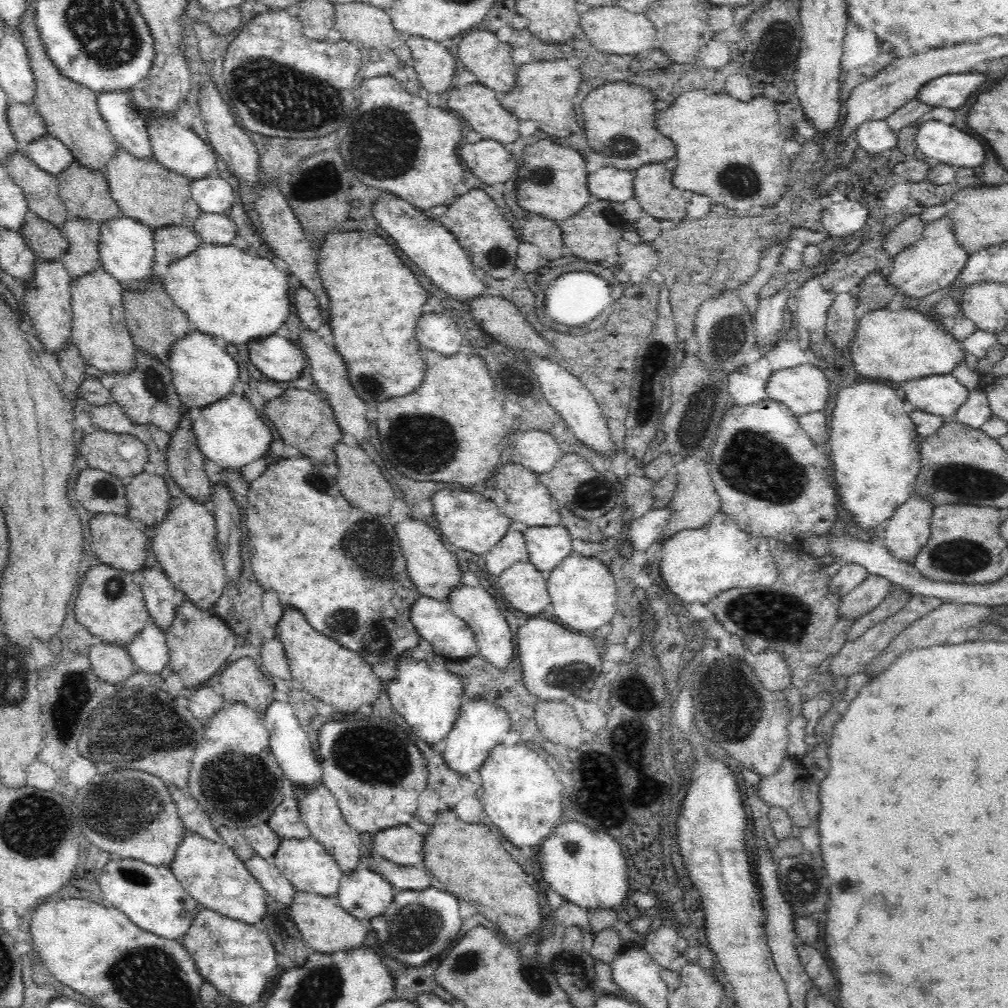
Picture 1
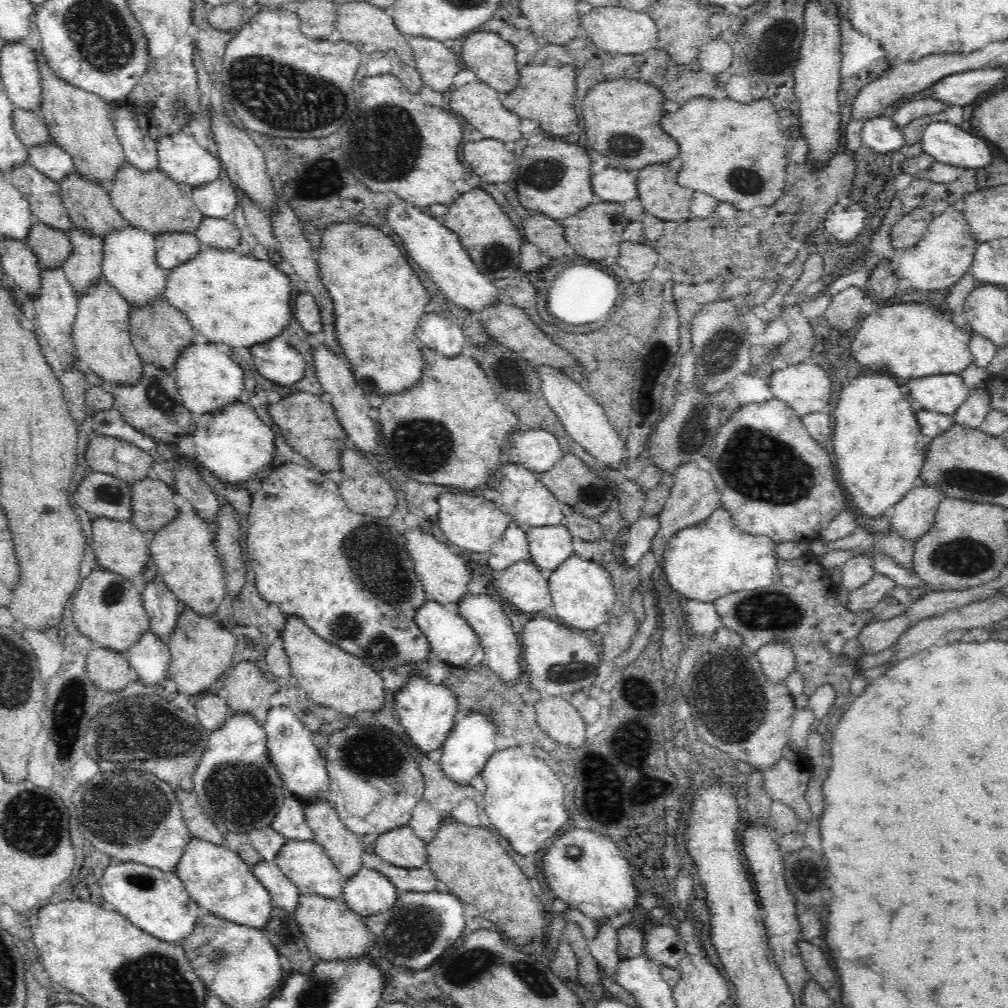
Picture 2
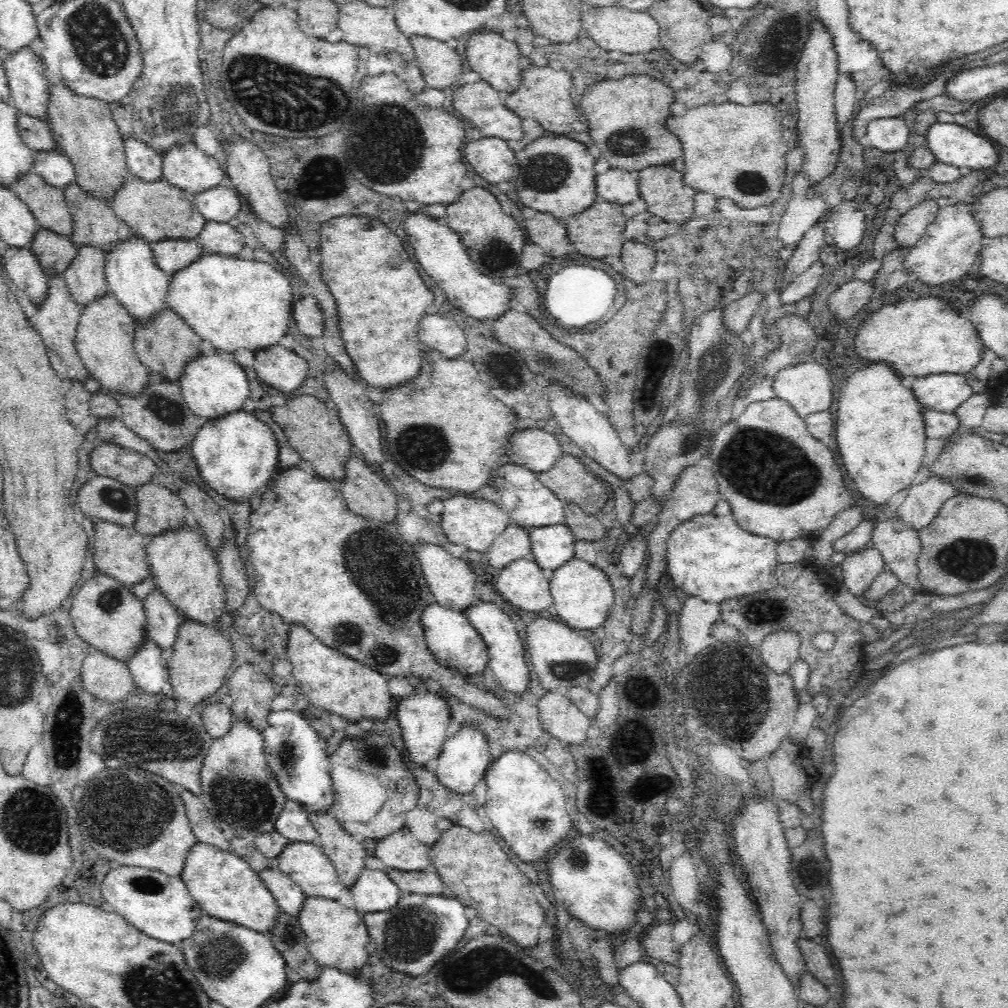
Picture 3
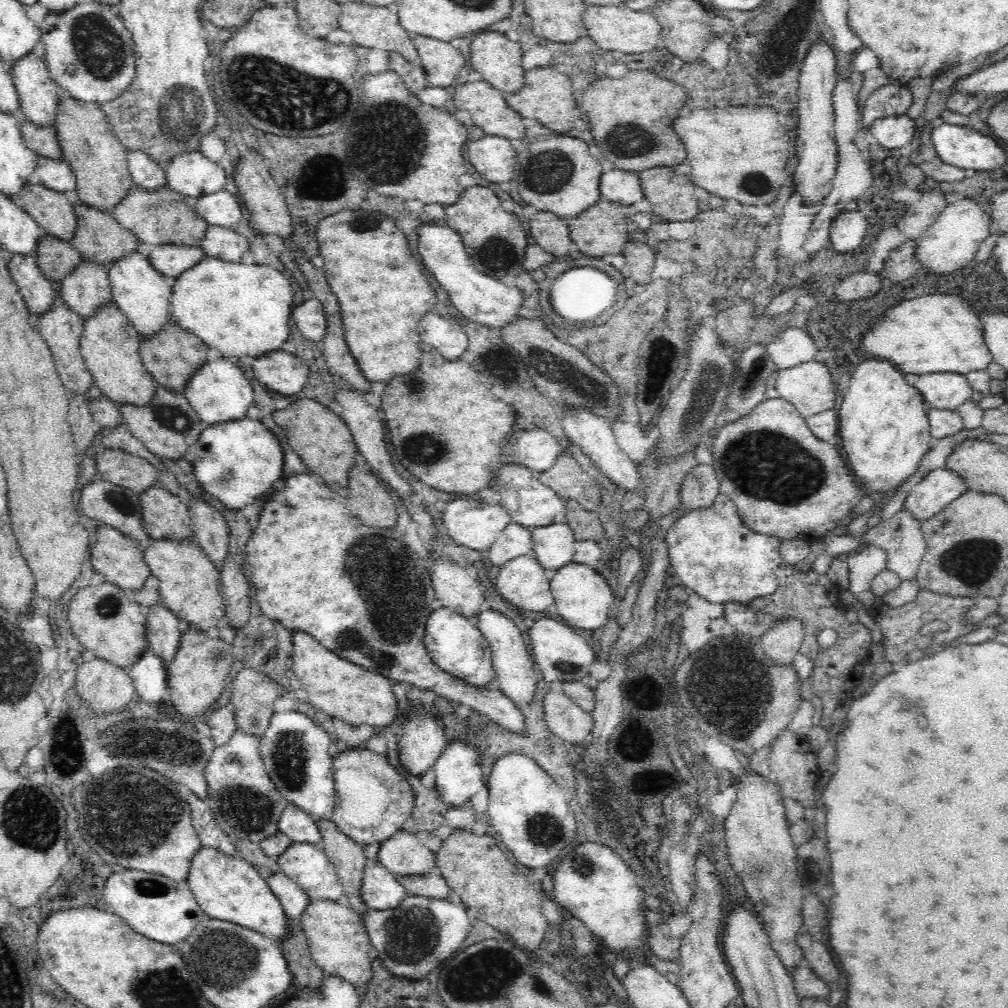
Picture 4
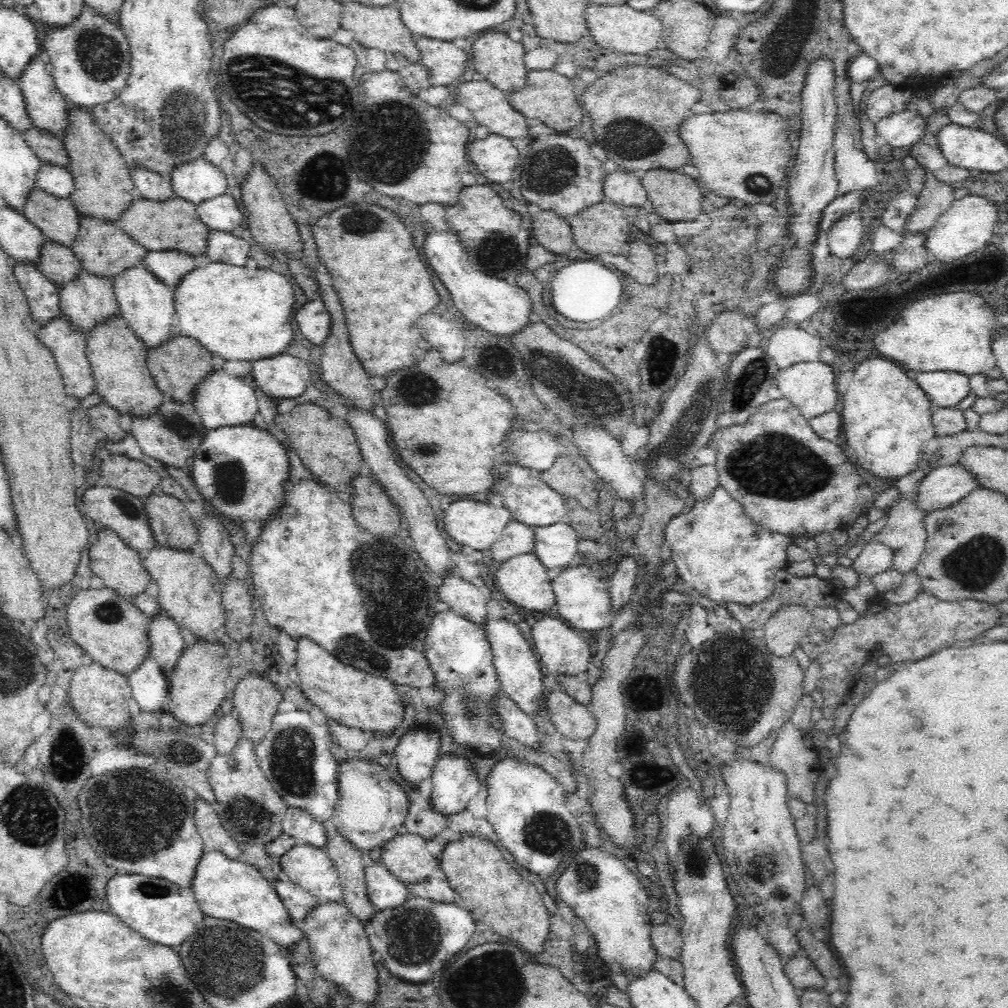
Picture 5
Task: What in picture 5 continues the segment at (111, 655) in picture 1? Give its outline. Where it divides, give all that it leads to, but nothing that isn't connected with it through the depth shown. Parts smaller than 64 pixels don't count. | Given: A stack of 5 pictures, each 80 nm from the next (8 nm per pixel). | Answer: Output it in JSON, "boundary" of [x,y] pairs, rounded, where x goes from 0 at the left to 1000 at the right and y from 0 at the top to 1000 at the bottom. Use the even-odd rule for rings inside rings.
{"boundary":[[[89,657],[77,662],[69,676],[68,691],[78,711],[88,716],[89,720],[104,722],[106,726],[121,725],[131,717],[127,706],[127,695],[131,690],[131,682],[126,670],[101,661],[98,657]]]}

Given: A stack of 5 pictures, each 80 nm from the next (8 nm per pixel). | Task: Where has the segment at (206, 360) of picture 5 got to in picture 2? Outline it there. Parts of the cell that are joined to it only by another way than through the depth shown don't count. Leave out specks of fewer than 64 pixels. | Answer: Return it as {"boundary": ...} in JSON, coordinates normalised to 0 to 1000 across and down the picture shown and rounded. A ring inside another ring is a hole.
{"boundary":[[[164,292],[141,305],[131,305],[128,312],[128,333],[140,355],[159,366],[172,370],[180,346],[192,337],[190,323],[183,311],[169,303]]]}

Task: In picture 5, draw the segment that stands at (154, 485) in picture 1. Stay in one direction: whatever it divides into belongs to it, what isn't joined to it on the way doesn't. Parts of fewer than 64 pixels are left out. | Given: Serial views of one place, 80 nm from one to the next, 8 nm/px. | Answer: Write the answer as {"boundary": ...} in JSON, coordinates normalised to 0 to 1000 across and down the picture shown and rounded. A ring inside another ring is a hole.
{"boundary":[[[154,486],[141,499],[156,542],[195,545],[196,528],[180,496]]]}

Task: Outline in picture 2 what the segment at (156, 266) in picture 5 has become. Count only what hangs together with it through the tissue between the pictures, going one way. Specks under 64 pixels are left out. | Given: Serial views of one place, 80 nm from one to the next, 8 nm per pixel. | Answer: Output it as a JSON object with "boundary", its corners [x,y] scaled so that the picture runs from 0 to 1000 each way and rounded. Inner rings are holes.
{"boundary":[[[169,228],[154,233],[154,245],[158,265],[168,270],[173,264],[192,256],[201,244],[193,231]]]}

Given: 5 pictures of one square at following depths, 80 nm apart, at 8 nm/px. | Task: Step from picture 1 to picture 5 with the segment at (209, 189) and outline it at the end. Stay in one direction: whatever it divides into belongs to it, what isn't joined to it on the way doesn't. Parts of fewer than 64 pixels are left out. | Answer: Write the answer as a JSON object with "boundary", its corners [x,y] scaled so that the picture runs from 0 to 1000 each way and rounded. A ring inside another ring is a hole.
{"boundary":[[[224,191],[196,200],[194,206],[200,220],[209,228],[228,230],[242,218],[234,197]]]}

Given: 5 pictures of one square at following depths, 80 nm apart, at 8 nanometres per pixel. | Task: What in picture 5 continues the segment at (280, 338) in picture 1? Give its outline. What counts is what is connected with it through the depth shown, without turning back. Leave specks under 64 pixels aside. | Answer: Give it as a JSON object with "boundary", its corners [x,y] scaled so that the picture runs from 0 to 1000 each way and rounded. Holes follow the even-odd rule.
{"boundary":[[[286,350],[260,355],[251,359],[252,377],[271,395],[294,395],[310,379],[307,361]]]}

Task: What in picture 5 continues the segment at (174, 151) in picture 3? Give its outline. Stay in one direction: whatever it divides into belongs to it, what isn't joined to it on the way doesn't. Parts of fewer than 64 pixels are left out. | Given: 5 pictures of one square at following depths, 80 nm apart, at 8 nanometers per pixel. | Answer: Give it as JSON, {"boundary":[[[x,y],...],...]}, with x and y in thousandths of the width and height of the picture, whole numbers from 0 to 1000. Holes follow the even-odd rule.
{"boundary":[[[201,155],[179,161],[167,176],[174,192],[192,202],[218,194],[225,188],[225,175]]]}

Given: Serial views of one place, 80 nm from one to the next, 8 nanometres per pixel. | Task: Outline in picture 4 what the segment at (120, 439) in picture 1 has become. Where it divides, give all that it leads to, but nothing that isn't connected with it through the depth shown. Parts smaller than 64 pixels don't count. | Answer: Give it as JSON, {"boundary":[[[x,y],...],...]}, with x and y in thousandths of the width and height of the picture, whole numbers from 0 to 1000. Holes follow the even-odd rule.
{"boundary":[[[99,444],[94,464],[103,476],[130,484],[135,489],[156,481],[159,473],[157,465],[148,456],[117,444]]]}

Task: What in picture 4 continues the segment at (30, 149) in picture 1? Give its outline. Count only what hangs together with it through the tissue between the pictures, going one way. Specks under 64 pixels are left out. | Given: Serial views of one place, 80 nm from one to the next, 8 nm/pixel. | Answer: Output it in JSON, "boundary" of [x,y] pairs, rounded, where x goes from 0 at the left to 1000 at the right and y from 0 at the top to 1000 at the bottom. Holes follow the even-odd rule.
{"boundary":[[[38,155],[34,177],[46,187],[62,191],[76,187],[76,179],[70,163],[63,157]]]}

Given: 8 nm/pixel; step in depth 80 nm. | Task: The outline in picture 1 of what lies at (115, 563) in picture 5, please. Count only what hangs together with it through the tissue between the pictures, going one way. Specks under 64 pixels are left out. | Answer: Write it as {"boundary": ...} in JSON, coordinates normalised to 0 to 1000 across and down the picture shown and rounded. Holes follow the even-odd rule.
{"boundary":[[[94,509],[88,516],[90,543],[101,559],[119,565],[134,568],[141,565],[145,556],[146,534],[143,524],[127,513],[127,510]]]}

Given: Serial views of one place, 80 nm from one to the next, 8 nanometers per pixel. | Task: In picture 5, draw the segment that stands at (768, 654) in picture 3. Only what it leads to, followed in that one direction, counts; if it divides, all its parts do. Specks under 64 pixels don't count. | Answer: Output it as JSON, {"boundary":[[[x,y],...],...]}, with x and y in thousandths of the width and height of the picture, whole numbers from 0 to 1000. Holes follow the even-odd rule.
{"boundary":[[[784,600],[760,617],[755,628],[760,645],[770,652],[782,653],[795,641],[802,623],[806,621],[806,608],[796,600]]]}

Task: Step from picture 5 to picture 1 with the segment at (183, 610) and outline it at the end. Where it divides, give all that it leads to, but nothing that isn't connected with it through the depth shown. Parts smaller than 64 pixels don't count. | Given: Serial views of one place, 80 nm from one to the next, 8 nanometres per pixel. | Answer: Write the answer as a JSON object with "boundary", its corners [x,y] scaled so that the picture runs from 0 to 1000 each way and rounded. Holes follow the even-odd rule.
{"boundary":[[[181,489],[177,498],[179,500],[173,502],[173,504],[169,504],[163,516],[159,517],[159,520],[152,525],[152,549],[155,551],[159,562],[161,562],[160,565],[174,579],[179,590],[188,594],[194,601],[202,605],[208,605],[212,597],[214,597],[214,593],[220,589],[223,576],[226,574],[218,545],[215,542],[213,512],[208,503],[190,494],[188,490]]]}

